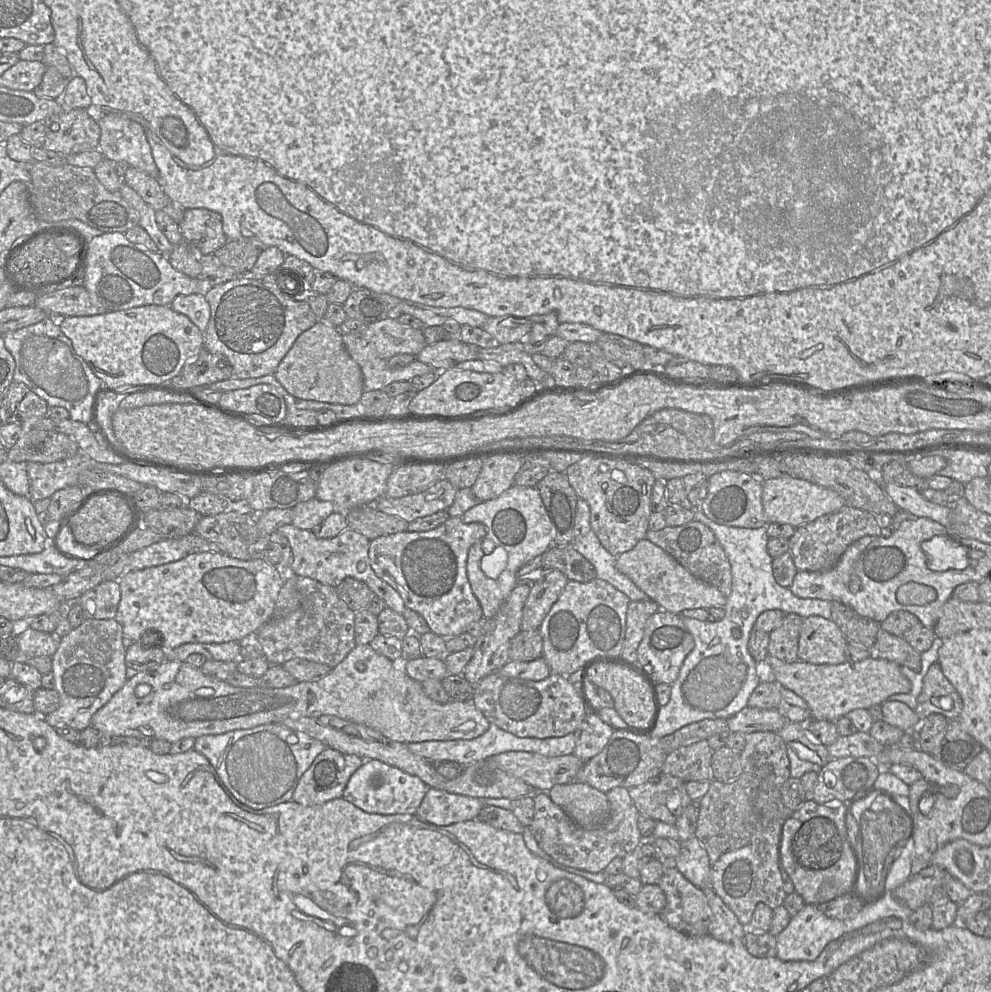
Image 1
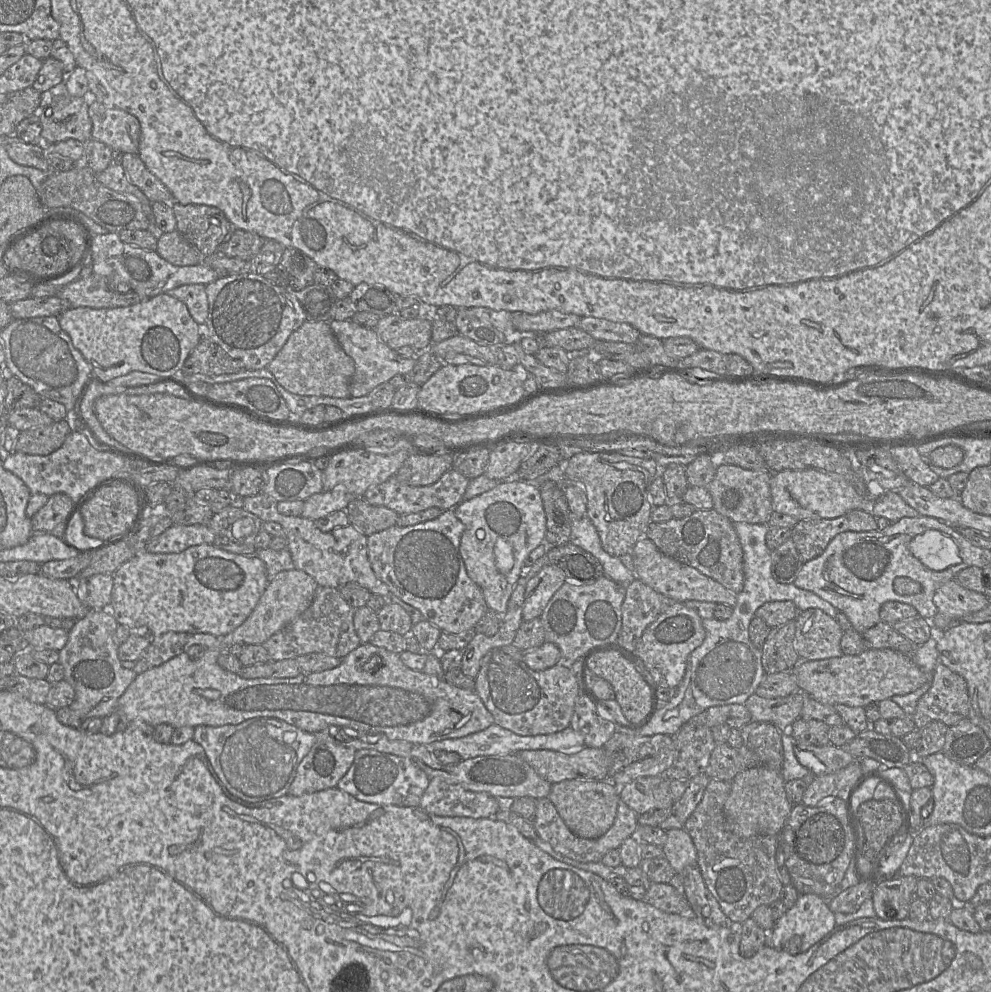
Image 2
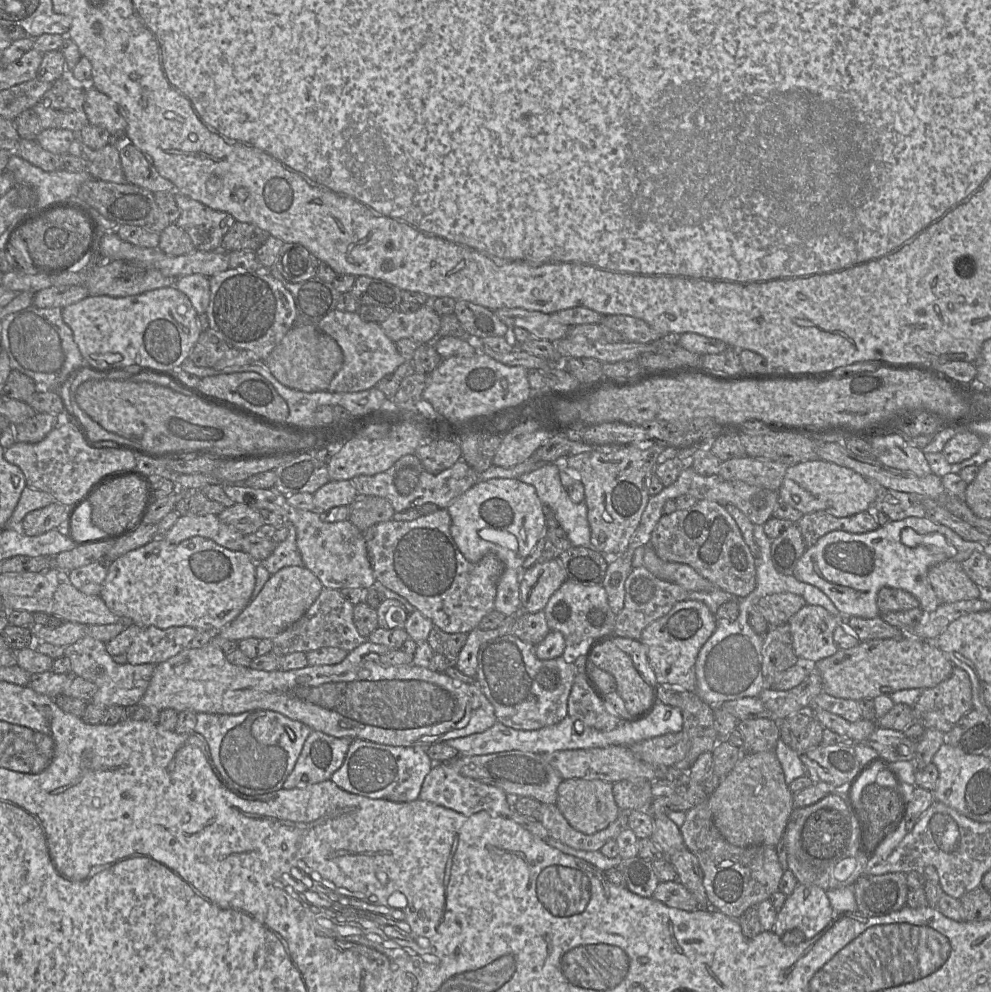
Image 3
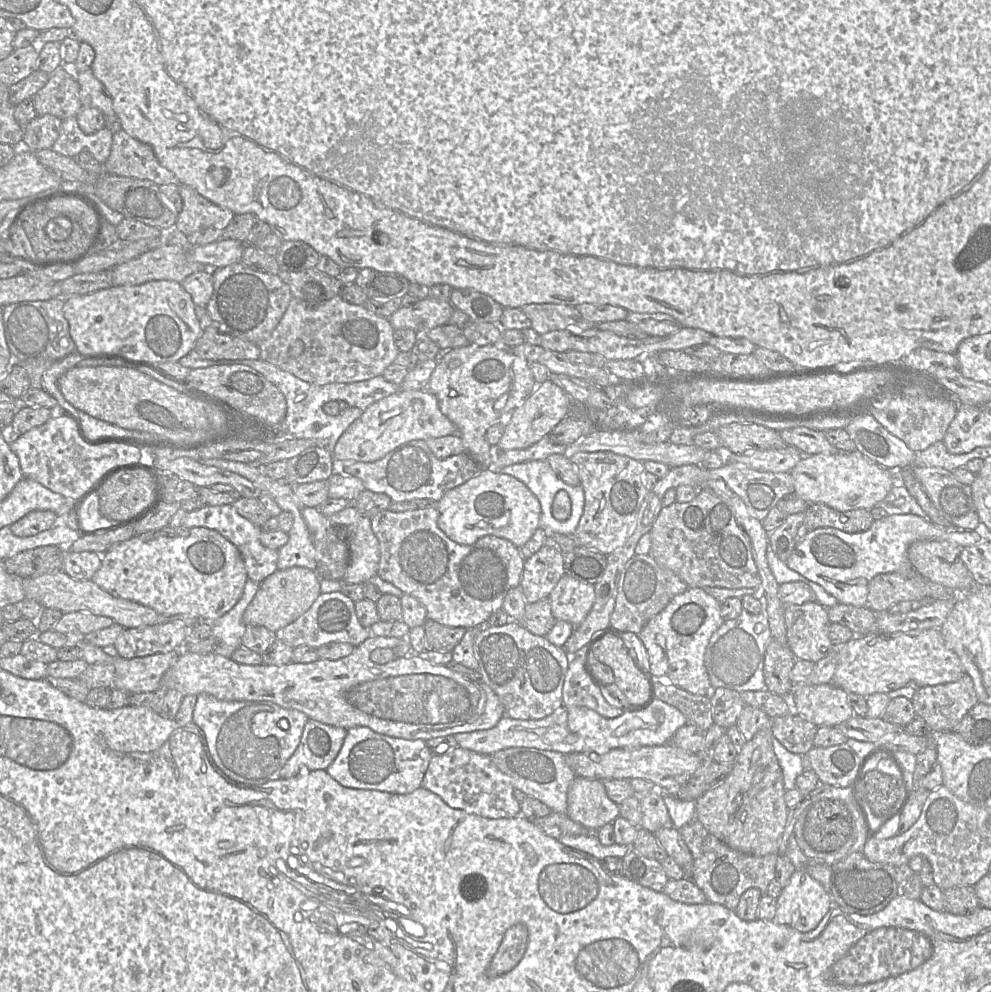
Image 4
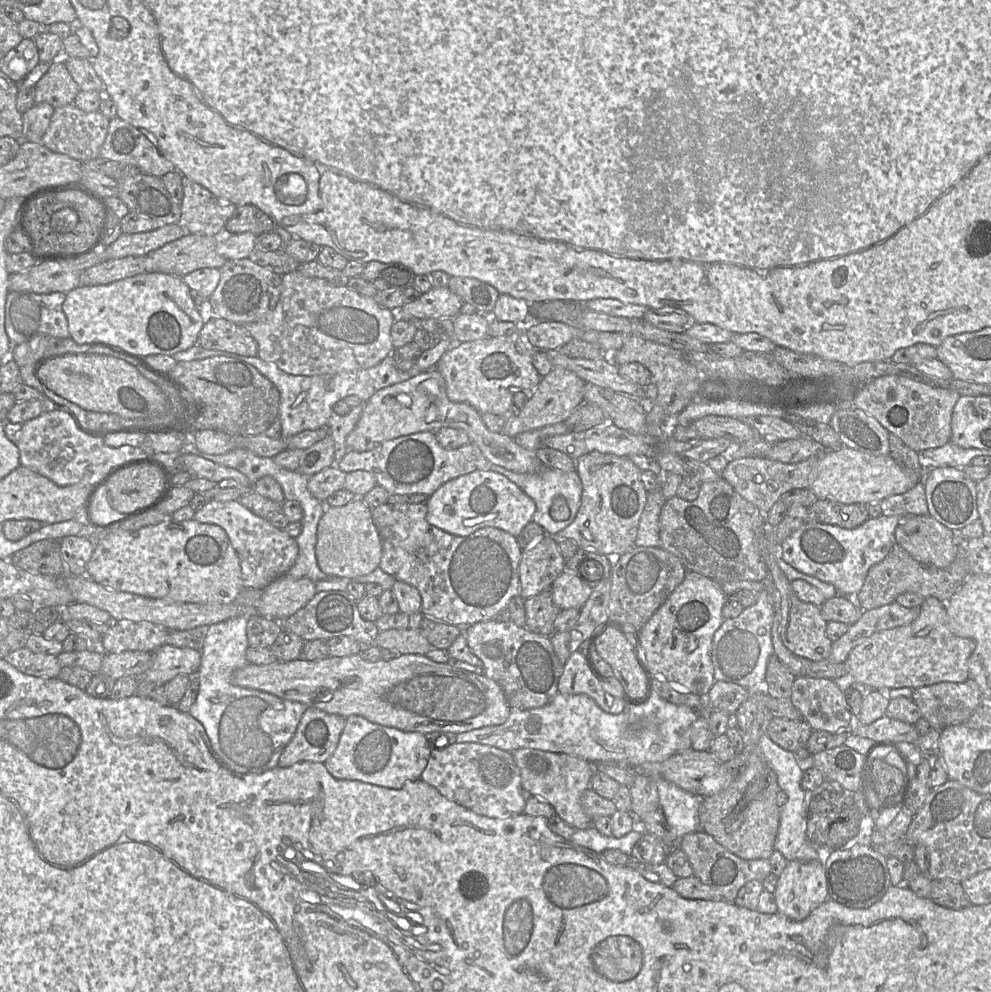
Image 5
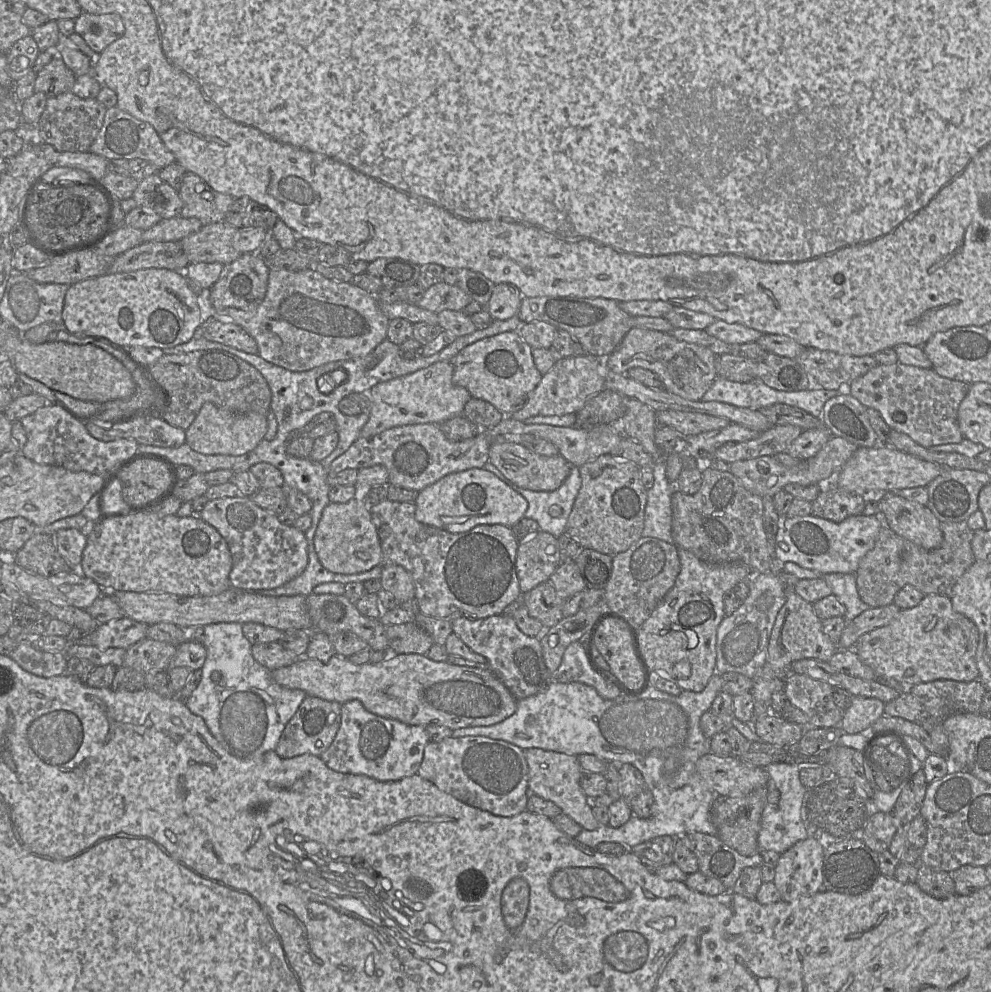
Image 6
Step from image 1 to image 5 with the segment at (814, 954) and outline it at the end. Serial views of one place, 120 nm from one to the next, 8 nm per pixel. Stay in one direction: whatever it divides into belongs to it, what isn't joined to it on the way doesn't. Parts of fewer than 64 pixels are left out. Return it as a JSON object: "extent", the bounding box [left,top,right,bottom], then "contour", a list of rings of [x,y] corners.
{"extent":[774,861,828,921],"contour":[[[789,861],[777,879],[774,892],[778,913],[802,921],[828,899],[822,862]]]}

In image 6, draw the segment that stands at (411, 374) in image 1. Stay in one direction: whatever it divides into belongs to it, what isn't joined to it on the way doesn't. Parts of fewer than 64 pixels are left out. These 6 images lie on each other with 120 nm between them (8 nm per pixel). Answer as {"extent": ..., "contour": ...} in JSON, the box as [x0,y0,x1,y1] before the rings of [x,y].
{"extent":[215,269,390,372],"contour":[[[270,269],[266,294],[258,306],[215,310],[215,316],[222,322],[231,321],[248,332],[257,343],[258,355],[264,360],[293,372],[304,372],[330,362],[368,355],[387,338],[390,321],[381,311],[375,295],[350,282],[337,282],[326,278],[312,269]]]}

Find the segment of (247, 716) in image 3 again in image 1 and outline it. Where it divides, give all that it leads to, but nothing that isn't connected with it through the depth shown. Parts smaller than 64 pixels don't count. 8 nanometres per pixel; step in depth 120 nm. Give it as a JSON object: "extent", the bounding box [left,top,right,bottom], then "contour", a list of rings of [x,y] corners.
{"extent":[193,723,326,811],"contour":[[[281,723],[203,735],[195,739],[193,747],[210,762],[233,802],[247,811],[292,801],[299,779],[325,748],[326,745],[319,740]]]}

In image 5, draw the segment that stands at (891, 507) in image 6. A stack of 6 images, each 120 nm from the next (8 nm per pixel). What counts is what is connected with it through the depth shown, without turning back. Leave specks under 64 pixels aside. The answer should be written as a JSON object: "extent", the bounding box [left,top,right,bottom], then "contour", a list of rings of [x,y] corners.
{"extent":[895,514,958,568],"contour":[[[929,514],[901,516],[895,539],[917,562],[930,568],[948,567],[958,551],[958,533]]]}

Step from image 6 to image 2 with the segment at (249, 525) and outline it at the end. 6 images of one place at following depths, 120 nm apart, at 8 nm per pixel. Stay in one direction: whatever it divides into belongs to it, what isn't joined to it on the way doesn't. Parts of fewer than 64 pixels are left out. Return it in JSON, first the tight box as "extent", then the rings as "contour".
{"extent":[144,524,216,554],"contour":[[[206,524],[172,525],[157,538],[150,538],[144,550],[153,554],[180,553],[192,546],[214,544],[216,539]]]}

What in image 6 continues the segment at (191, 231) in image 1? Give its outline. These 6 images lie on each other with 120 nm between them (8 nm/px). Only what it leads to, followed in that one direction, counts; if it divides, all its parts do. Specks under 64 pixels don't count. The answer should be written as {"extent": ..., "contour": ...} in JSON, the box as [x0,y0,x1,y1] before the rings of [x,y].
{"extent":[179,172,234,225],"contour":[[[186,172],[179,190],[183,202],[180,216],[197,218],[203,225],[223,221],[234,198],[214,191],[208,184],[206,190],[197,192],[196,186],[201,181],[204,180],[198,175]]]}

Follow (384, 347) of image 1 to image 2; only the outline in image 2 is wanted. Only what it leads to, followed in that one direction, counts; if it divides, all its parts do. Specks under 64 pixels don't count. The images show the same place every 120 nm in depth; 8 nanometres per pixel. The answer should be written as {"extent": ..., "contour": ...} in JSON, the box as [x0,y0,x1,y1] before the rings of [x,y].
{"extent":[375,312,432,352],"contour":[[[396,312],[380,317],[375,331],[384,343],[394,350],[410,346],[417,352],[423,352],[432,344],[432,315],[403,319]]]}

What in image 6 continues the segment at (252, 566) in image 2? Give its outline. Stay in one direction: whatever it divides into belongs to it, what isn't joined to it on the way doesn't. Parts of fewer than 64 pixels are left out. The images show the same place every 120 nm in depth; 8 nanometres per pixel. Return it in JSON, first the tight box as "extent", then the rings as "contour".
{"extent":[78,511,232,596],"contour":[[[154,511],[137,513],[124,517],[107,518],[102,516],[92,526],[87,534],[87,544],[83,551],[82,561],[78,571],[87,578],[95,581],[104,591],[131,591],[131,592],[165,592],[179,596],[213,596],[231,588],[229,574],[232,569],[232,557],[226,540],[211,525],[200,517],[179,517],[175,515],[158,515]]]}

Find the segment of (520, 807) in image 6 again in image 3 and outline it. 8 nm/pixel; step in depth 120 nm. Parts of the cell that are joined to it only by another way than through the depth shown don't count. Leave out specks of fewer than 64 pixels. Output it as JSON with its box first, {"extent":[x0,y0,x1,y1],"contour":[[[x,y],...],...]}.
{"extent":[419,763,514,818],"contour":[[[444,763],[433,765],[423,782],[419,799],[463,816],[488,814],[491,817],[508,818],[514,810],[509,806],[507,793],[502,789],[463,776],[451,764]]]}

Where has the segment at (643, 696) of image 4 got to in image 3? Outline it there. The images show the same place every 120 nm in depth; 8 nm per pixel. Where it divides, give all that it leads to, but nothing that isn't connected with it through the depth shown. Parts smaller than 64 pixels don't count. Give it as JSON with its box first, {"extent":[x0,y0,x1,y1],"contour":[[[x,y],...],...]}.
{"extent":[591,642,650,717],"contour":[[[614,642],[597,646],[591,660],[599,669],[610,673],[615,679],[617,693],[625,702],[630,717],[644,712],[650,702],[650,688],[636,670],[631,657]]]}

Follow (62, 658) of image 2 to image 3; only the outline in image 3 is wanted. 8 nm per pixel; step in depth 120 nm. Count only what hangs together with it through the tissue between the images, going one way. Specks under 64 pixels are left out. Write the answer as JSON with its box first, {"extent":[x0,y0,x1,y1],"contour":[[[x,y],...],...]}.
{"extent":[64,636,157,709],"contour":[[[88,636],[65,647],[64,655],[70,659],[73,675],[82,677],[97,686],[96,694],[88,703],[106,709],[114,705],[126,708],[138,704],[144,696],[157,666],[154,664],[118,664],[108,654],[106,643]]]}

